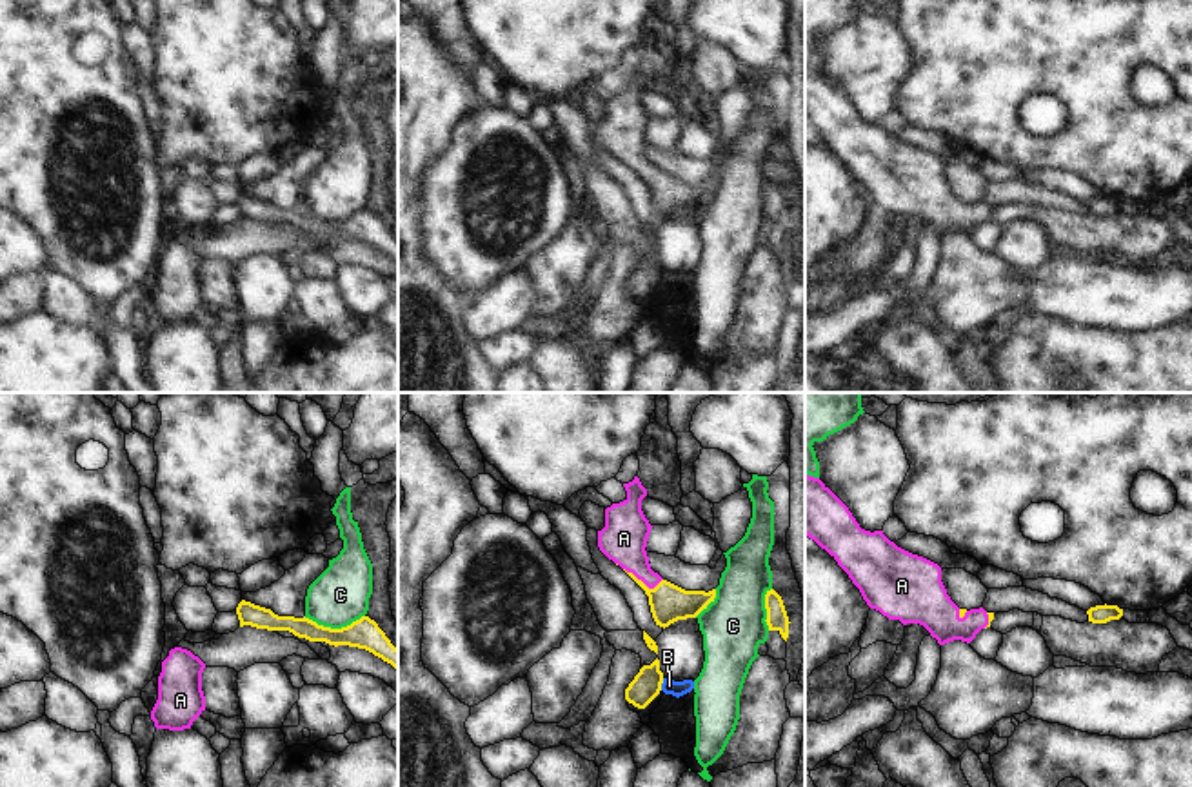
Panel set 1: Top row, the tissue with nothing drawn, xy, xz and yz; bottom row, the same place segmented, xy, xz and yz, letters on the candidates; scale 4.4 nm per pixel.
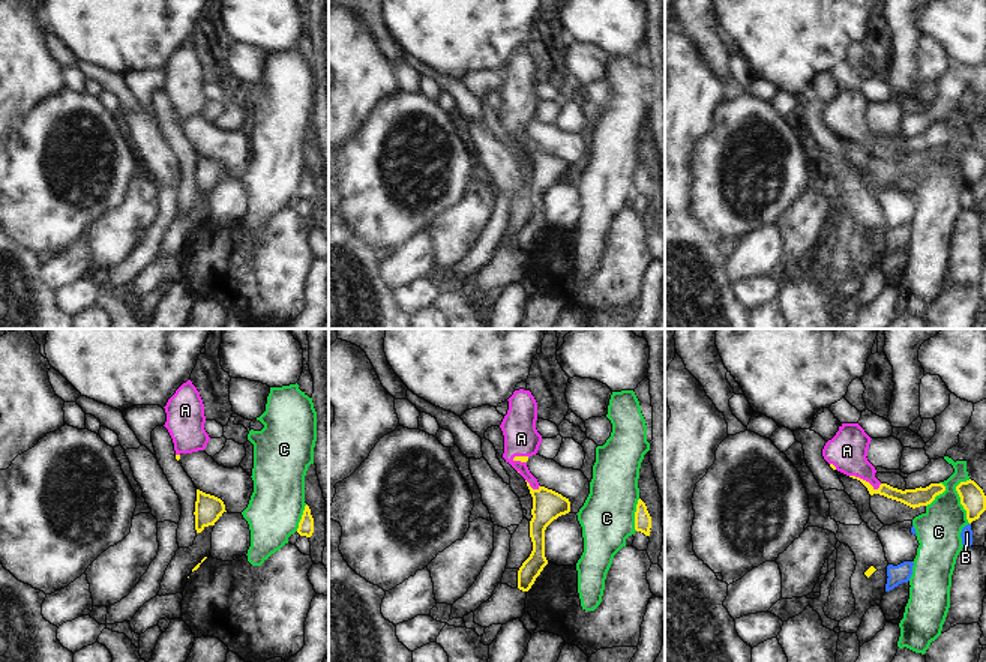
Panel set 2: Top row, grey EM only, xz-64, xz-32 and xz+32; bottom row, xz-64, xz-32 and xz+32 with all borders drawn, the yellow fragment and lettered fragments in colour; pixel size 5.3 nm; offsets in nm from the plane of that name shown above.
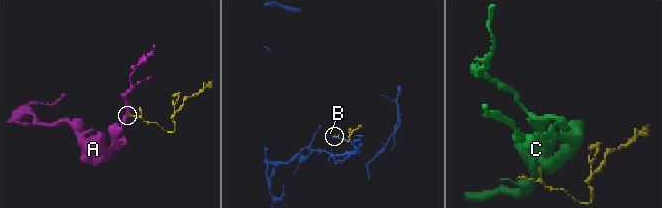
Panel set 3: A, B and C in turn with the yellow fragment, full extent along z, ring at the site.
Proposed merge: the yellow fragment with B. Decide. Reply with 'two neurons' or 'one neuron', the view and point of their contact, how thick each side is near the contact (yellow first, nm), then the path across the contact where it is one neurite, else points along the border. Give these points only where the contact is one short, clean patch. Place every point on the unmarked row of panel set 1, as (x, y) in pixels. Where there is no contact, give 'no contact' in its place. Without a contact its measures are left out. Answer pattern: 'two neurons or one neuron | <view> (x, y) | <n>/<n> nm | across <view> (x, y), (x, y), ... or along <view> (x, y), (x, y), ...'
two neurons | xz (662, 275) | 130/70 nm | along xz (664, 271), (660, 282)

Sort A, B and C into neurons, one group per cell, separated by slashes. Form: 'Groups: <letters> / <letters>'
Groups: A / B / C

